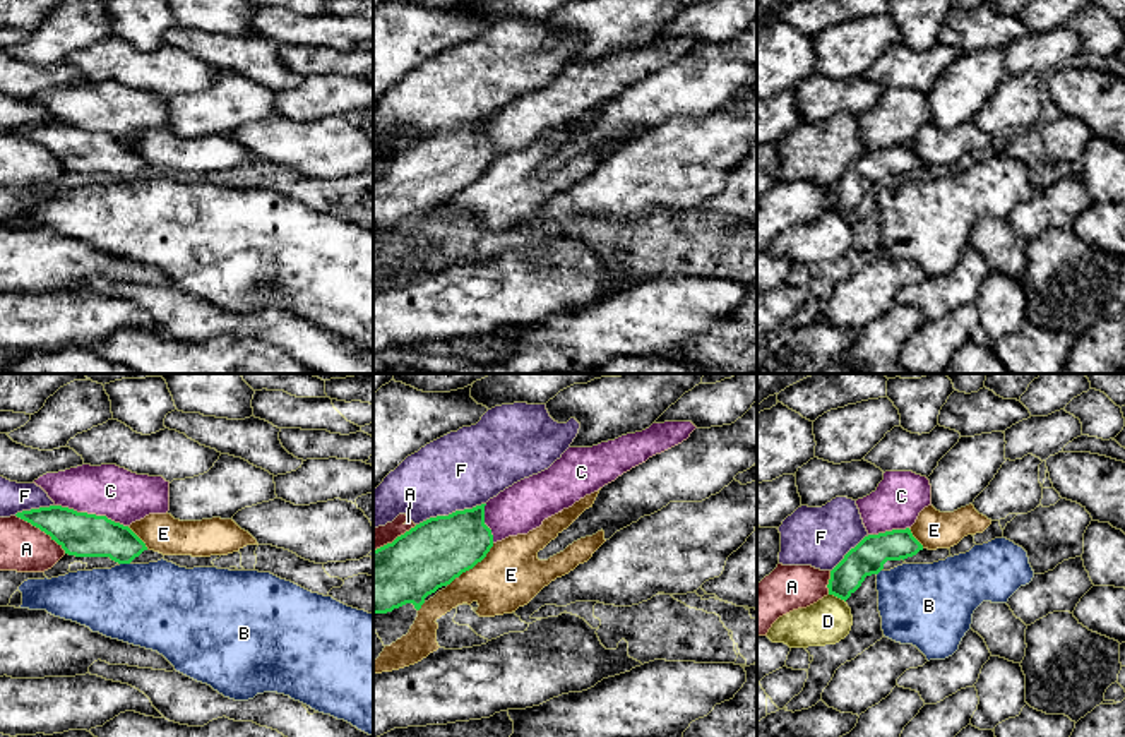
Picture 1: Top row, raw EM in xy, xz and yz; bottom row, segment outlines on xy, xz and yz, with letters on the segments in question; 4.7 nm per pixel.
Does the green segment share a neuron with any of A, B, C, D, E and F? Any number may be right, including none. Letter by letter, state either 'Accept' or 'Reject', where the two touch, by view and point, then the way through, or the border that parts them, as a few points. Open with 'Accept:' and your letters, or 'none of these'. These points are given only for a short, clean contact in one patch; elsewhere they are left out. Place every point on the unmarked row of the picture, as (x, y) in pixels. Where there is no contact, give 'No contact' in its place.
Accept: none of these
A: Reject. Touches green at xy (41, 146)
B: Reject. Touches green at xy (125, 179)
C: Reject. Touches green at xy (91, 131)
D: Reject. Touches green at yz (838, 213)
E: Reject. Touches green at xz (473, 182)
F: Reject. Touches green at xz (452, 129)

